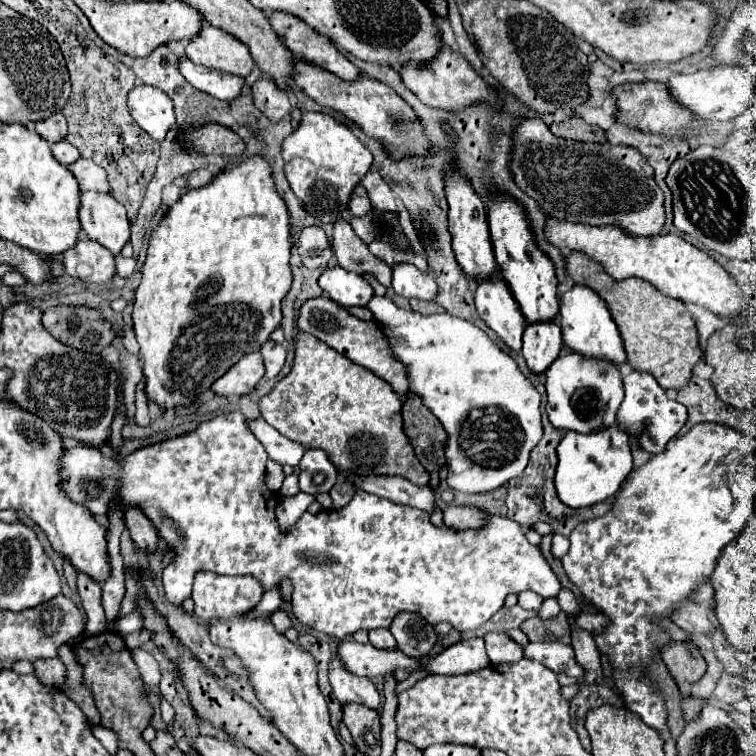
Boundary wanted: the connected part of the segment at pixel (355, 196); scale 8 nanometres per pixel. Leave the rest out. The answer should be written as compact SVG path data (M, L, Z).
M357 186L349 198L349 214L351 216L365 216L371 210L371 200L363 186Z

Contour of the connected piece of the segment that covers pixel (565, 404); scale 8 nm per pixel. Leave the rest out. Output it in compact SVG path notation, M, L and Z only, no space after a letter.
M563 350L557 360L545 370L547 386L547 414L555 428L593 432L609 428L617 422L617 410L623 402L623 378L615 364L603 358L591 358L573 350Z

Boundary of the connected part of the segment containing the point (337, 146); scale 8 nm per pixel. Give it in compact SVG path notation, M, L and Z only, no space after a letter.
M305 112L299 128L287 136L281 144L285 160L285 176L291 190L303 202L305 210L319 218L321 210L329 210L331 218L341 218L341 210L347 208L347 196L351 188L361 182L361 176L371 168L373 156L367 146L339 120L323 112Z

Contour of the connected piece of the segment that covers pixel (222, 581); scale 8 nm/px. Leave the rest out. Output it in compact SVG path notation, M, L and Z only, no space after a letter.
M197 572L191 598L193 598L193 616L207 622L213 616L233 616L245 610L251 610L263 596L263 584L255 576L217 576L215 572Z

